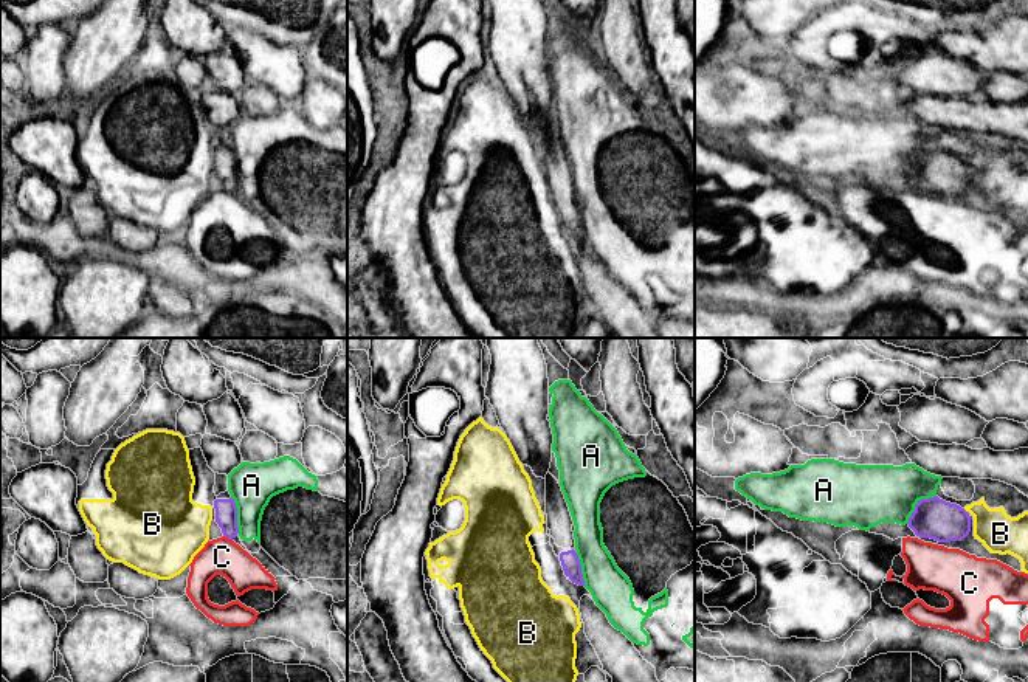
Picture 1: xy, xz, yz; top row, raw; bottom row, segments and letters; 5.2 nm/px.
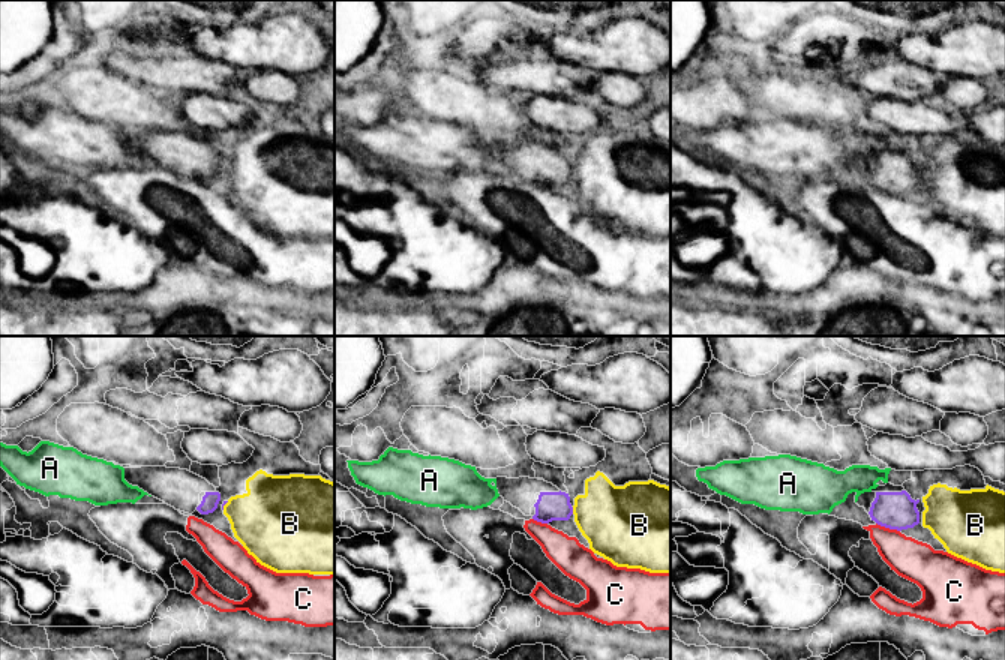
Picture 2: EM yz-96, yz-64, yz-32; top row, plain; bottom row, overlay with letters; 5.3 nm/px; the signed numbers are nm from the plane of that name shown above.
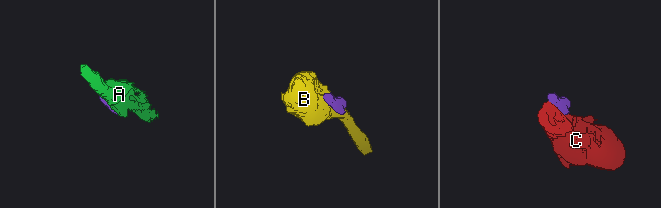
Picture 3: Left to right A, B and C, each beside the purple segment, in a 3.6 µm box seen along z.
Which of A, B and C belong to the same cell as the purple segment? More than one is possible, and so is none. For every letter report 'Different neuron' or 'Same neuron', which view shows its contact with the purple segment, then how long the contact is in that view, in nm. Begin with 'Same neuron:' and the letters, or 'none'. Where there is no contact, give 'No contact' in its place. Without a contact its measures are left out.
Same neuron: none
A: Different neuron. Touches purple in yz. Shared border 220 nm
B: Different neuron. Touches purple in yz. Shared border 30 nm
C: Different neuron. Touches purple in xy. Shared border 50 nm

